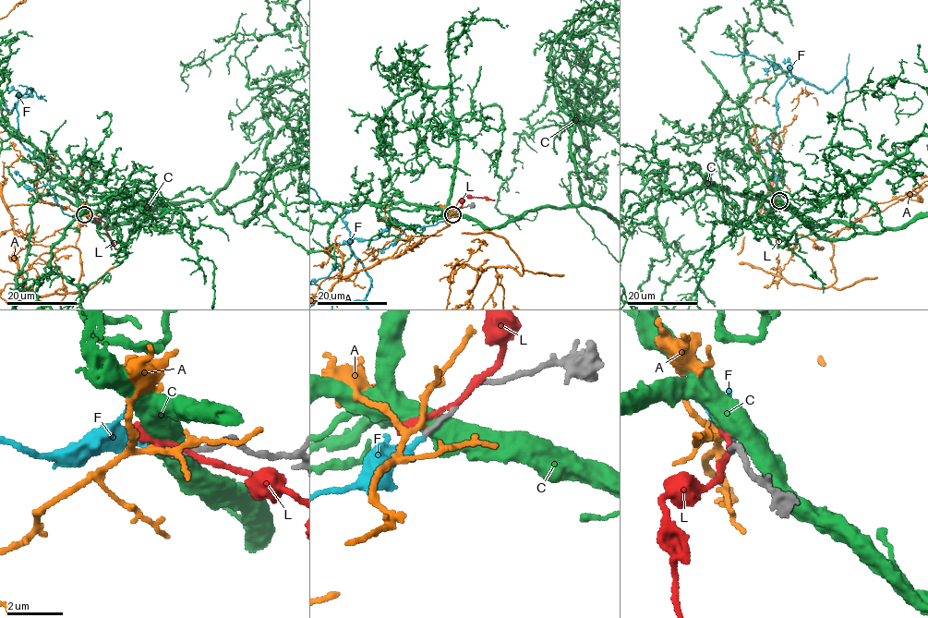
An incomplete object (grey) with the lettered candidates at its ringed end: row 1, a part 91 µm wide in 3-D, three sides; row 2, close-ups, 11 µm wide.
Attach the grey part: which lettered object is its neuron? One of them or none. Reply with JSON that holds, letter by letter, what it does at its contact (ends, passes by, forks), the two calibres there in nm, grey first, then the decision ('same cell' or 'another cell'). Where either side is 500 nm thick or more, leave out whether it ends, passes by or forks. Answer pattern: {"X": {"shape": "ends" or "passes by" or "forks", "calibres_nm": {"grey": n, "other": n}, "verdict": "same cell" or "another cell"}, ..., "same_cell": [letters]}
{"A": {"shape": "forks", "calibres_nm": {"grey": 200, "other": 130}, "verdict": "another cell"}, "C": {"calibres_nm": {"grey": 200, "other": 650}, "verdict": "another cell"}, "F": {"shape": "ends", "calibres_nm": {"grey": 190, "other": 260}, "verdict": "same cell"}, "L": {"shape": "passes by", "calibres_nm": {"grey": 240, "other": 190}, "verdict": "another cell"}, "same_cell": ["F"]}

